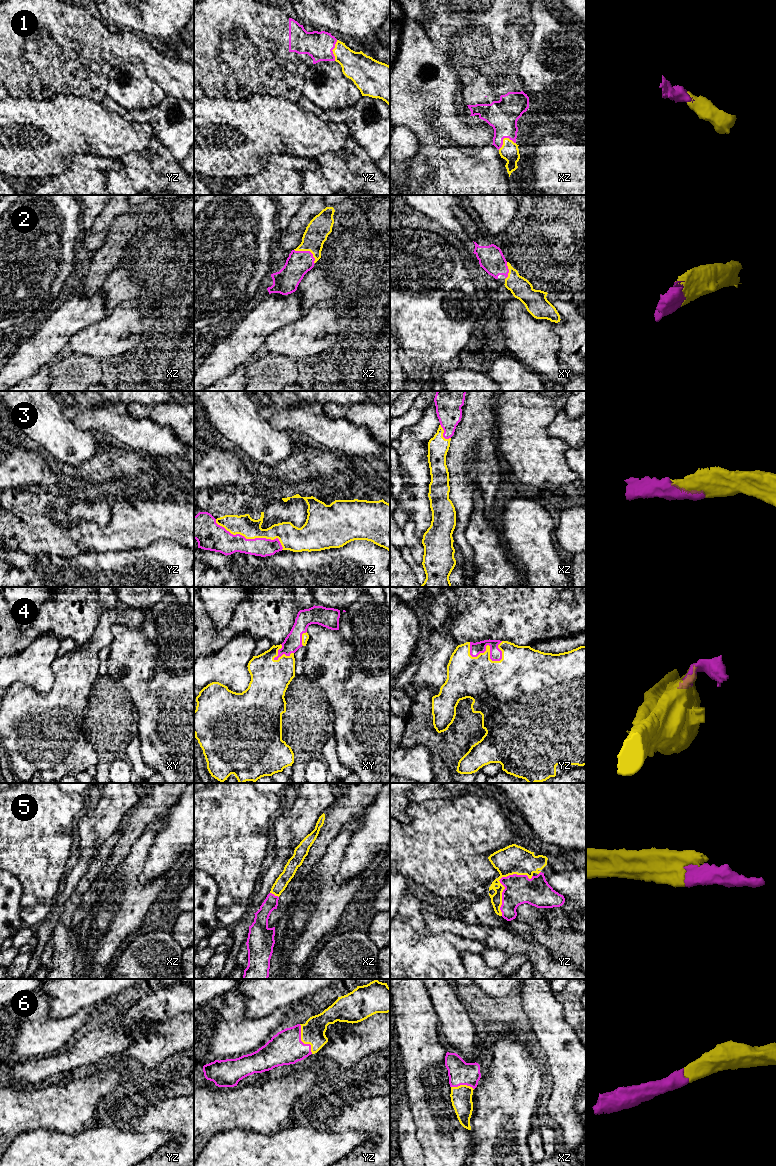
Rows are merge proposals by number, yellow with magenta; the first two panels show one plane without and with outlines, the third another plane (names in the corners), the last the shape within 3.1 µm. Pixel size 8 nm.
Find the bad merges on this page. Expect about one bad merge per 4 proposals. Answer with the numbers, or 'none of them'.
none of them

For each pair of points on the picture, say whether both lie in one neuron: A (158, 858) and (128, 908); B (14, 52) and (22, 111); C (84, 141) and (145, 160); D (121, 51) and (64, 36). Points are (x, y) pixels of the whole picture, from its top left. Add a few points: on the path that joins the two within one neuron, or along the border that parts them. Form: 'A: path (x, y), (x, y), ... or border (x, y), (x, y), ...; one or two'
A: border (165, 873), (146, 883), (142, 883), (138, 879); two
B: border (10, 96), (43, 100); two
C: border (146, 148), (141, 151), (127, 152), (119, 159); two
D: path (107, 50), (78, 50); one

